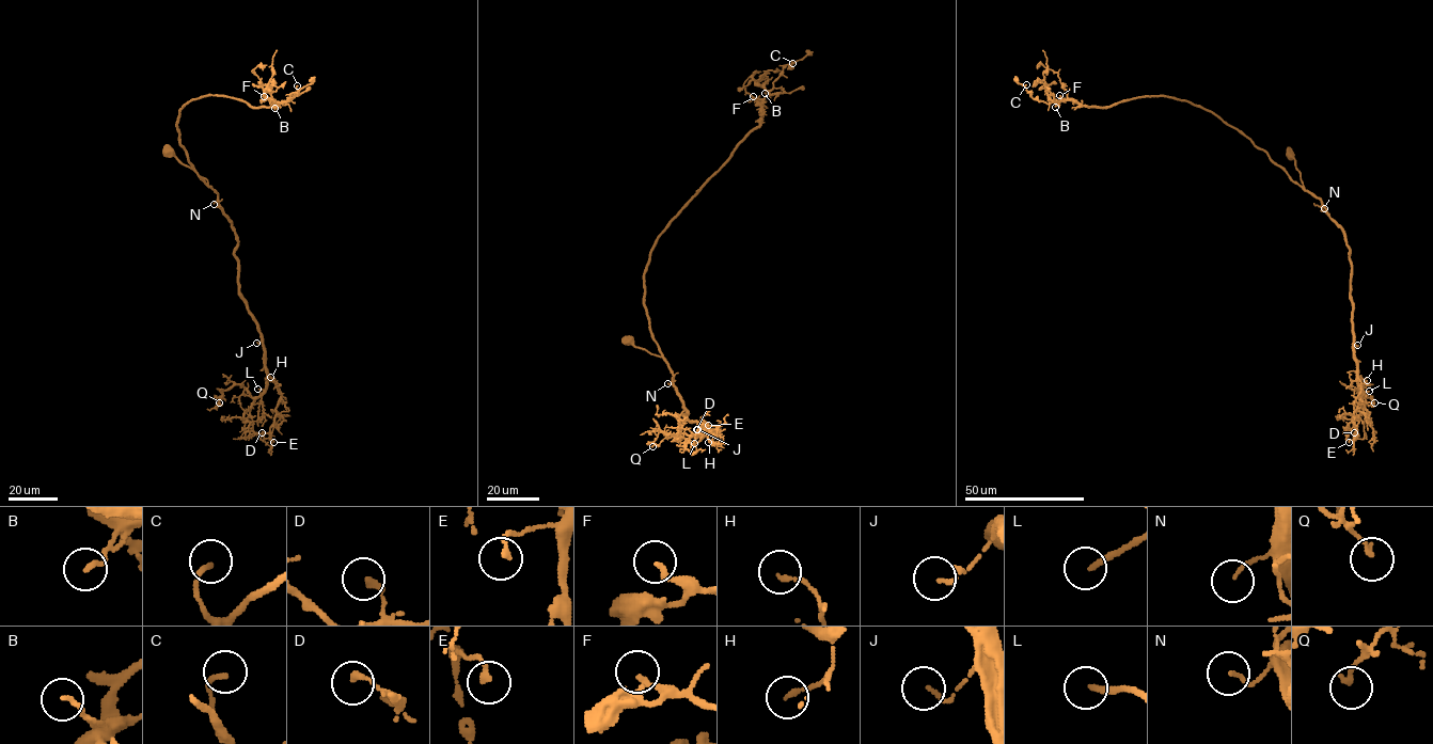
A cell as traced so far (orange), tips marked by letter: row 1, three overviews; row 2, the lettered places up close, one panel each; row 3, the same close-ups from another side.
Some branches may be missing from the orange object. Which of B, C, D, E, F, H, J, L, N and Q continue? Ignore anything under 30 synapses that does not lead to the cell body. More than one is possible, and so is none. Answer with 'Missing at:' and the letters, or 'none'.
Missing at: F, L

